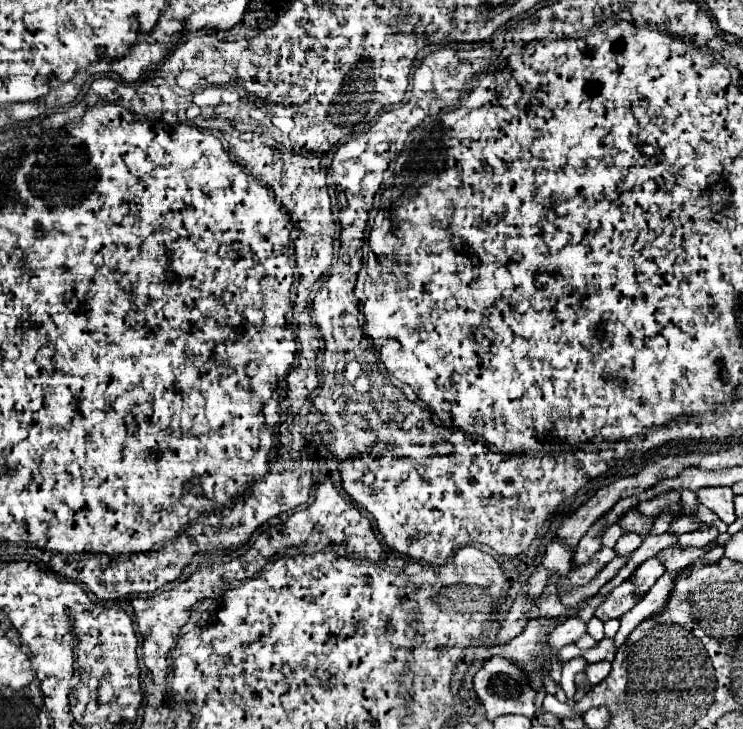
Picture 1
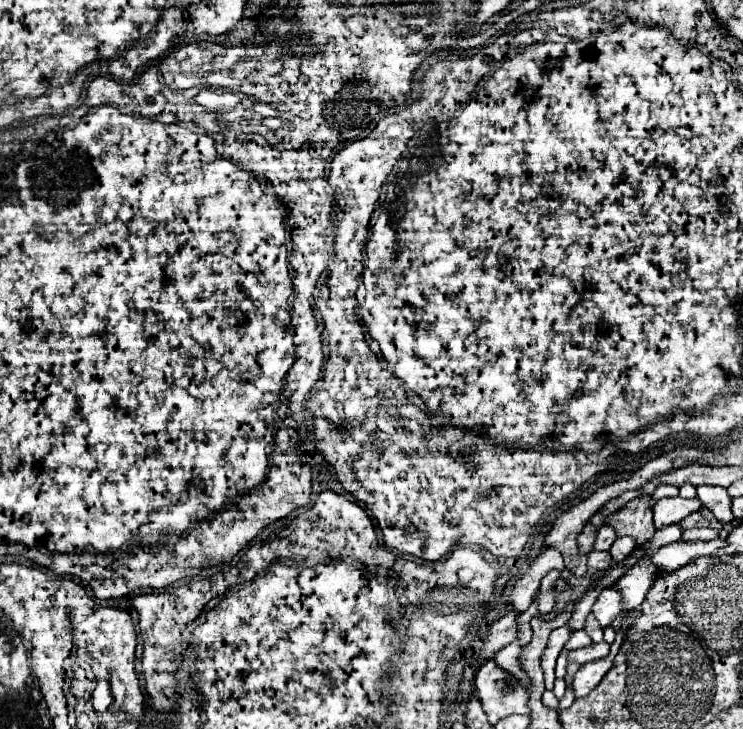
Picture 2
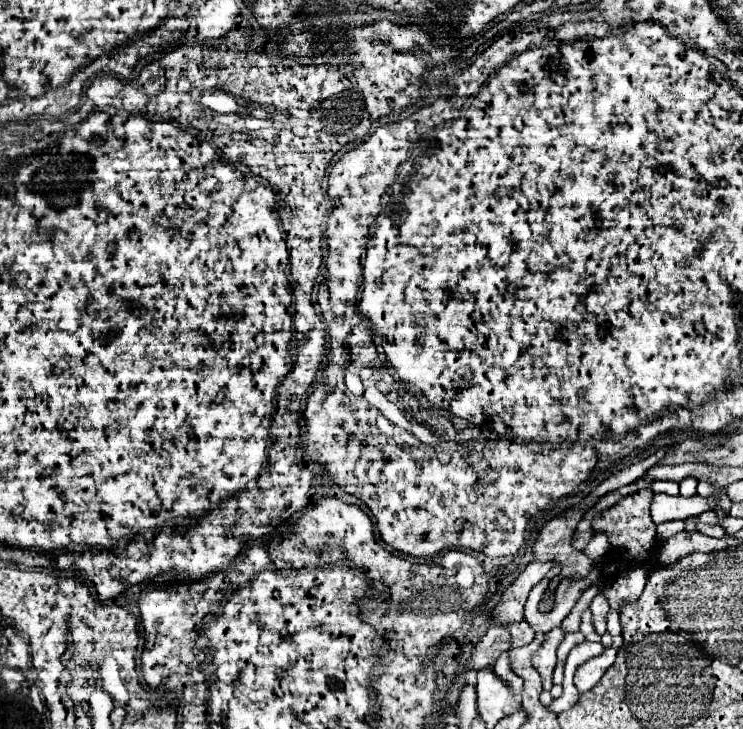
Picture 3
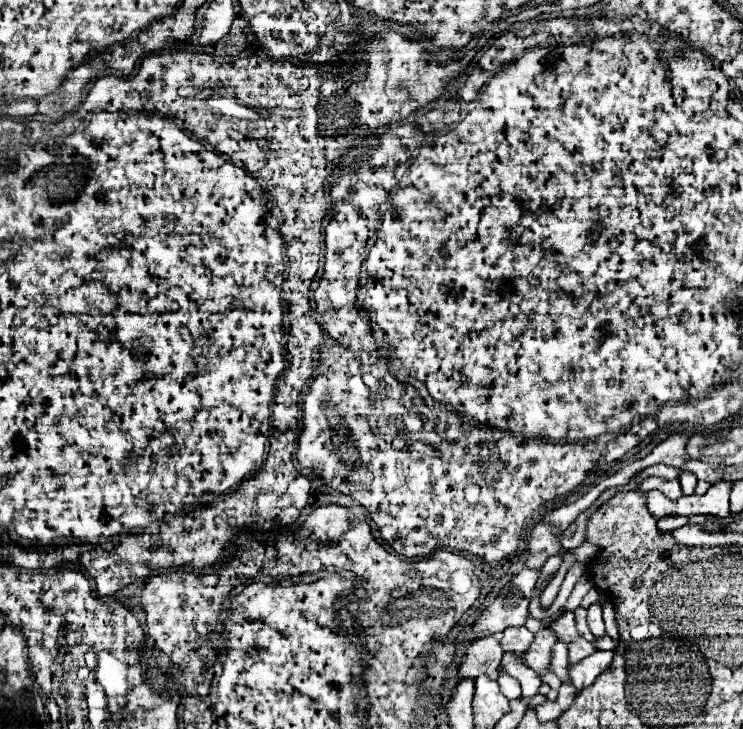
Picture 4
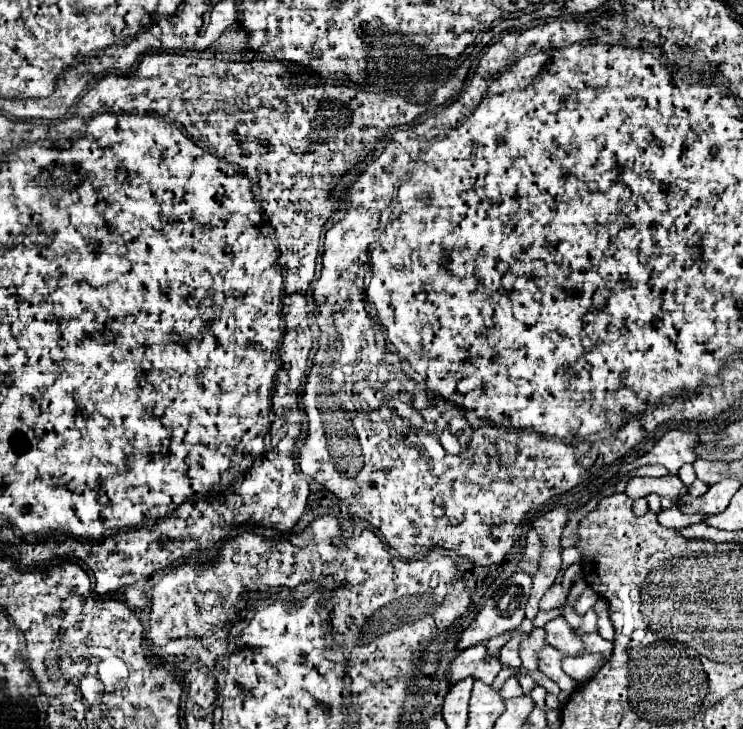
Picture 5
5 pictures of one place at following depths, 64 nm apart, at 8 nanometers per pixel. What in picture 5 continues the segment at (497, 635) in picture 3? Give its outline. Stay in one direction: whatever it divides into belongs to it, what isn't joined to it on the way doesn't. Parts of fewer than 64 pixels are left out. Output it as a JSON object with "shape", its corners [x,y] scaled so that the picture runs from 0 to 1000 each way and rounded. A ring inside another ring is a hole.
{"shape":[[[649,883],[630,889],[624,894],[619,894],[611,905],[608,914],[603,919],[603,936],[614,938],[619,933],[624,933],[627,927],[635,927],[641,933],[649,933],[651,938],[662,938],[662,933],[668,930],[668,925],[676,919],[676,911],[670,903],[657,905],[654,889]]]}

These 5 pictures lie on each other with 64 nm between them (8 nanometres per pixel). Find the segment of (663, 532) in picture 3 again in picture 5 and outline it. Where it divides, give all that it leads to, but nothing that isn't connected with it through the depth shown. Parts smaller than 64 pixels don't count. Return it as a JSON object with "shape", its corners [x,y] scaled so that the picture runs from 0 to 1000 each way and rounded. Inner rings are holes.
{"shape":[[[891,686],[891,700],[886,705],[886,713],[896,724],[915,727],[915,724],[923,724],[923,722],[931,722],[939,716],[950,716],[950,708],[948,705],[921,705],[913,700],[913,694],[907,694],[907,689]]]}

